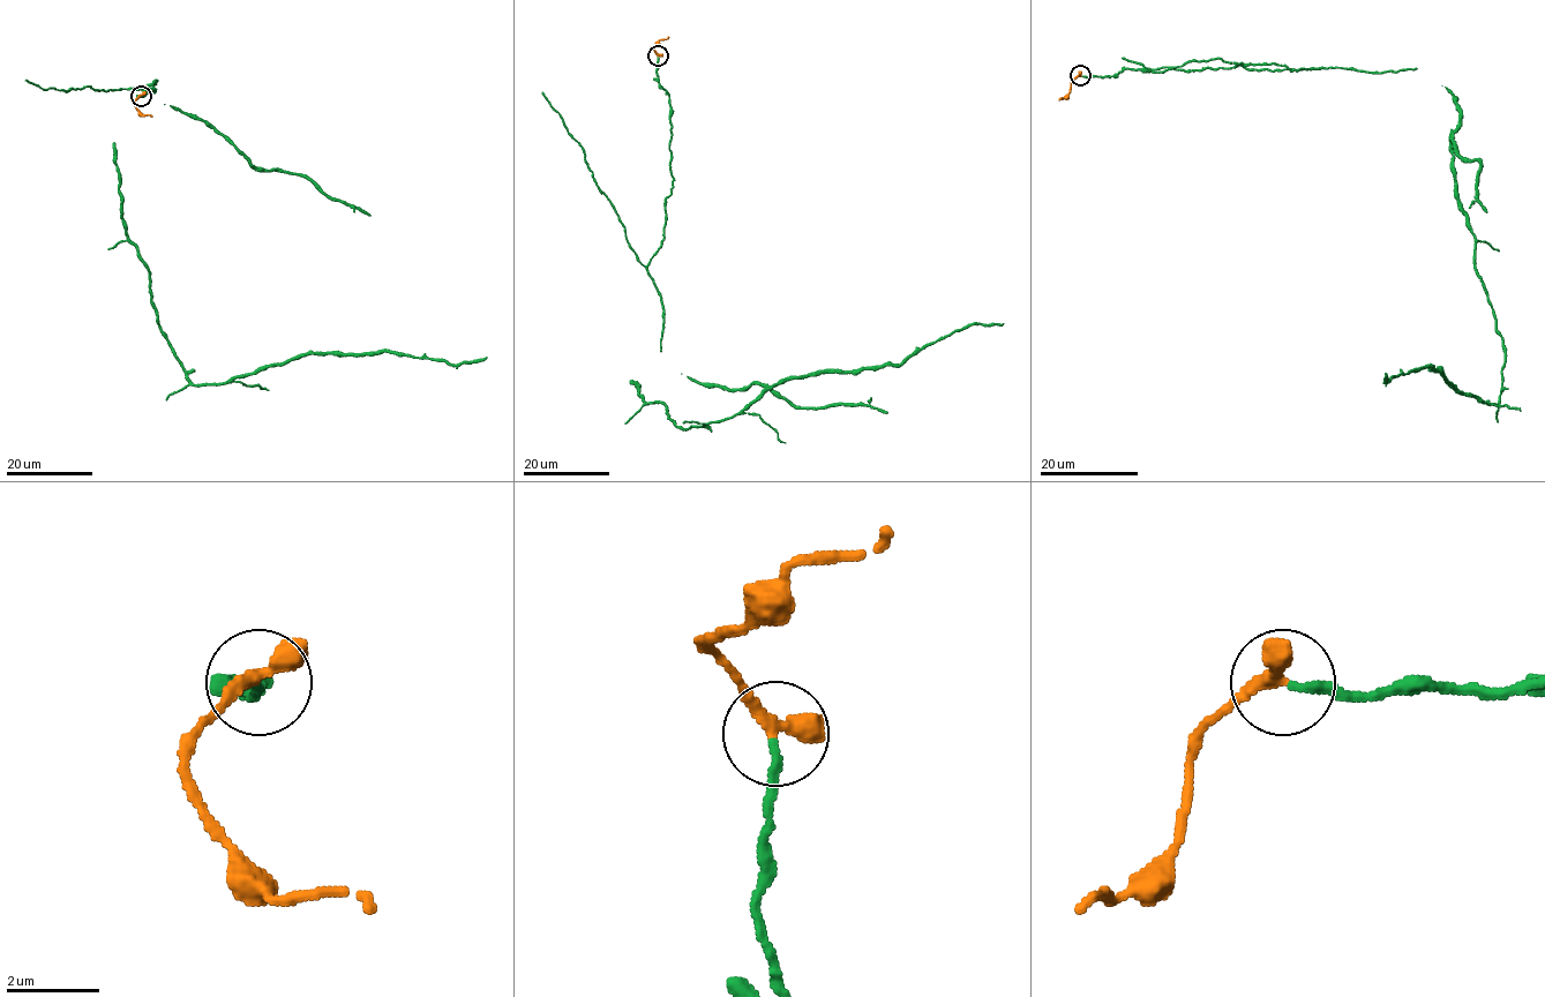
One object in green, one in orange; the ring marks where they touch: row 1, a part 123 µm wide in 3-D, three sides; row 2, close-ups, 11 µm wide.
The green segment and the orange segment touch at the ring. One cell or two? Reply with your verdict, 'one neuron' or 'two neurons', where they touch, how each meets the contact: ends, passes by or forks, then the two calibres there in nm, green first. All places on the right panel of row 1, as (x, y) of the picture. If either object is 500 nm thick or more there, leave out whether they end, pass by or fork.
one neuron; at (1080, 75); green ends there; orange passes by; 180 nm thick on the green side, 320 nm on the other

